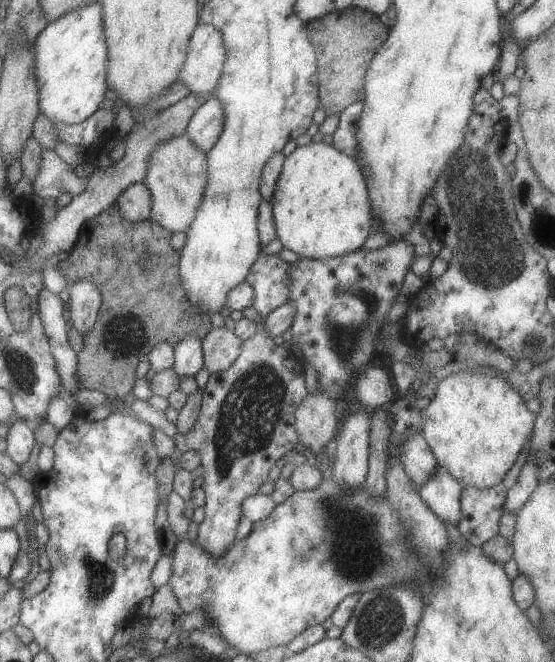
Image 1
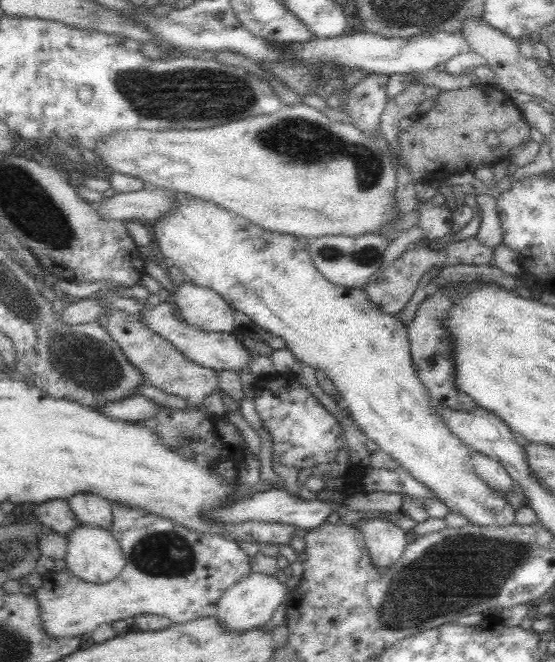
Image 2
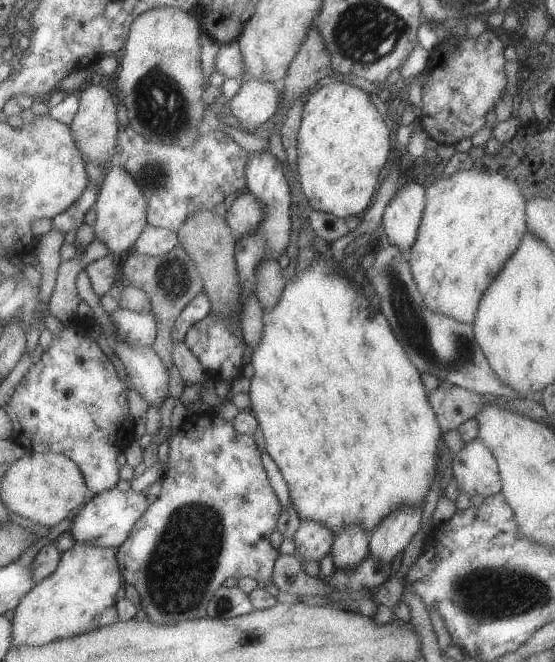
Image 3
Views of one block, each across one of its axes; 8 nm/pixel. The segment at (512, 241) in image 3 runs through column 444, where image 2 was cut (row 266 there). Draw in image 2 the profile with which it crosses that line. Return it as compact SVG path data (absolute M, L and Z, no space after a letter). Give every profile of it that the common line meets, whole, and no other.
M170 191L172 197L172 210L166 212L164 216L156 216L152 225L152 236L154 238L154 248L161 252L164 262L171 262L182 270L188 282L196 286L211 288L214 292L227 301L235 311L242 312L250 317L256 326L263 331L270 331L273 336L278 336L285 341L285 347L292 352L292 355L303 366L311 367L319 376L332 381L336 389L338 404L343 407L346 415L360 431L364 432L373 443L376 443L380 451L388 453L390 458L397 460L400 467L405 468L415 480L425 485L425 488L432 491L432 495L442 502L450 513L462 515L467 519L468 524L477 527L503 527L514 523L515 513L517 510L506 500L504 494L488 486L484 480L476 475L476 468L472 466L471 454L475 453L463 440L460 440L440 417L440 408L436 402L432 401L432 396L428 389L420 381L416 365L412 363L412 353L410 353L410 337L408 337L408 327L396 314L382 312L377 304L374 304L362 288L349 288L334 284L326 280L322 273L316 268L312 257L308 251L308 241L306 237L297 237L290 234L270 232L259 227L257 224L249 222L247 218L230 212L213 202L206 201L196 196L190 196L185 192Z

